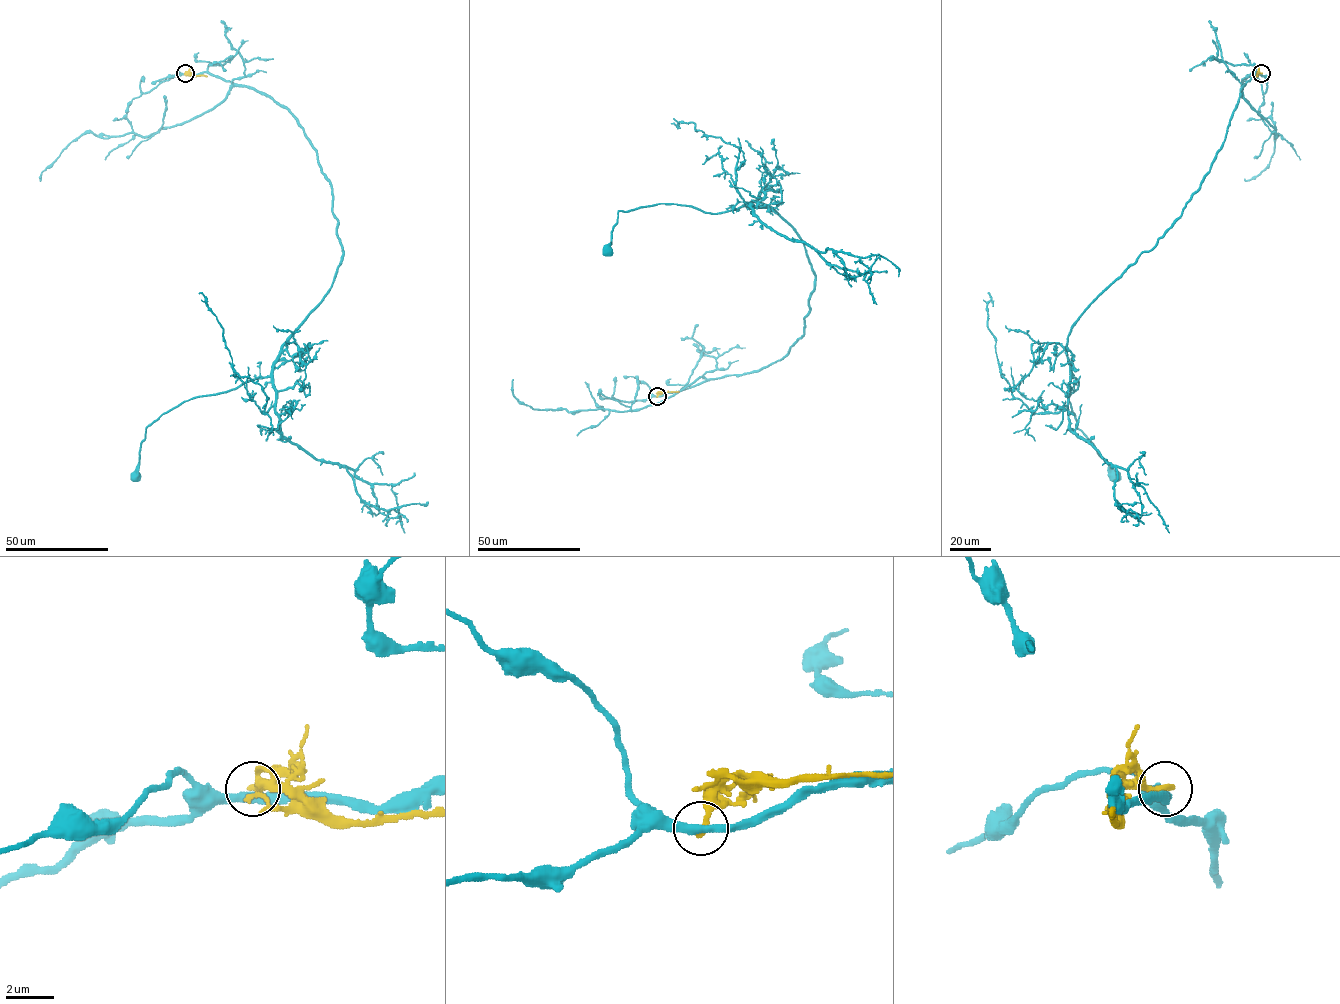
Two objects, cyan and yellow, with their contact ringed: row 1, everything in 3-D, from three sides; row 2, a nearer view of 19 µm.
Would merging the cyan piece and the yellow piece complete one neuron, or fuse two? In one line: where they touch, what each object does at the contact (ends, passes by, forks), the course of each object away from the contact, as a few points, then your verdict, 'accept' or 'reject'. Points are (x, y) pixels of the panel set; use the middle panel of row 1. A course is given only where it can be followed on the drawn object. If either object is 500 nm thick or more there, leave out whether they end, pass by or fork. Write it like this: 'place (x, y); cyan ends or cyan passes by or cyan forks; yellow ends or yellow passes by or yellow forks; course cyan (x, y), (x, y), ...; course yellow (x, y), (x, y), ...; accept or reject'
place (657, 396); cyan passes by; yellow ends; course cyan (657, 396), (782, 358), (804, 334), (815, 273), (795, 231), (753, 202), (619, 211), (605, 250); course yellow (657, 396), (660, 392), (679, 391); reject

